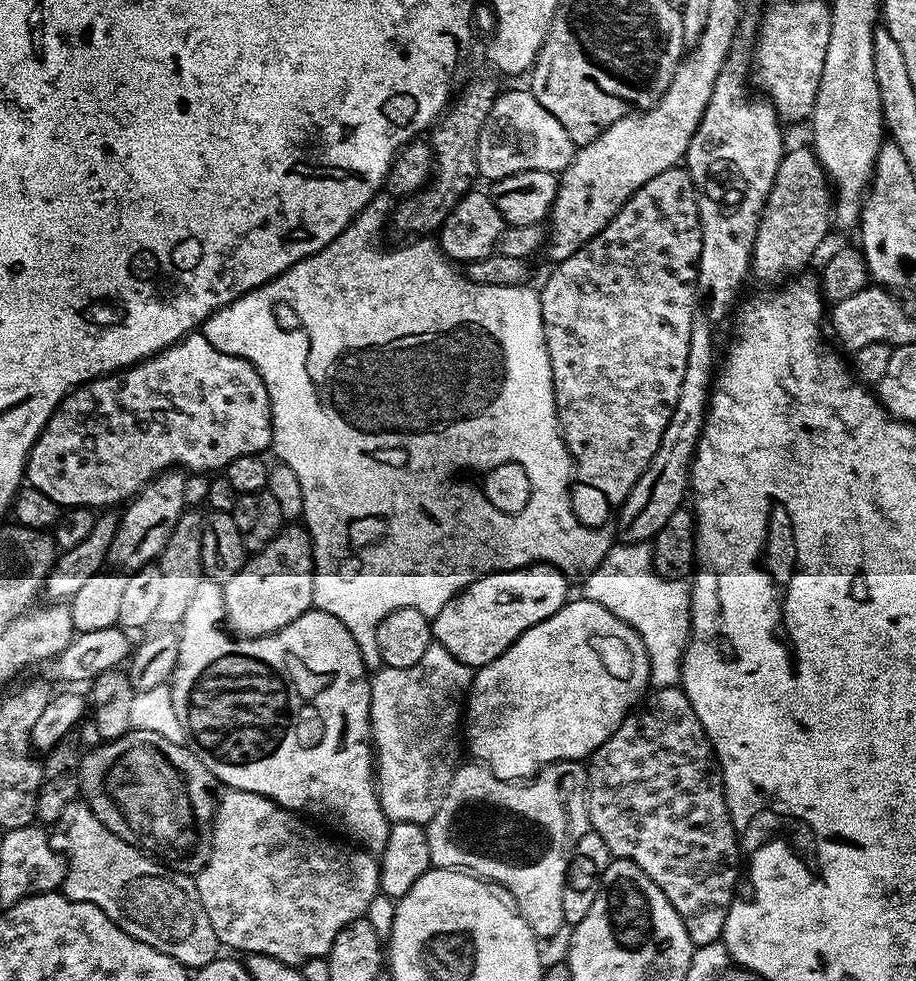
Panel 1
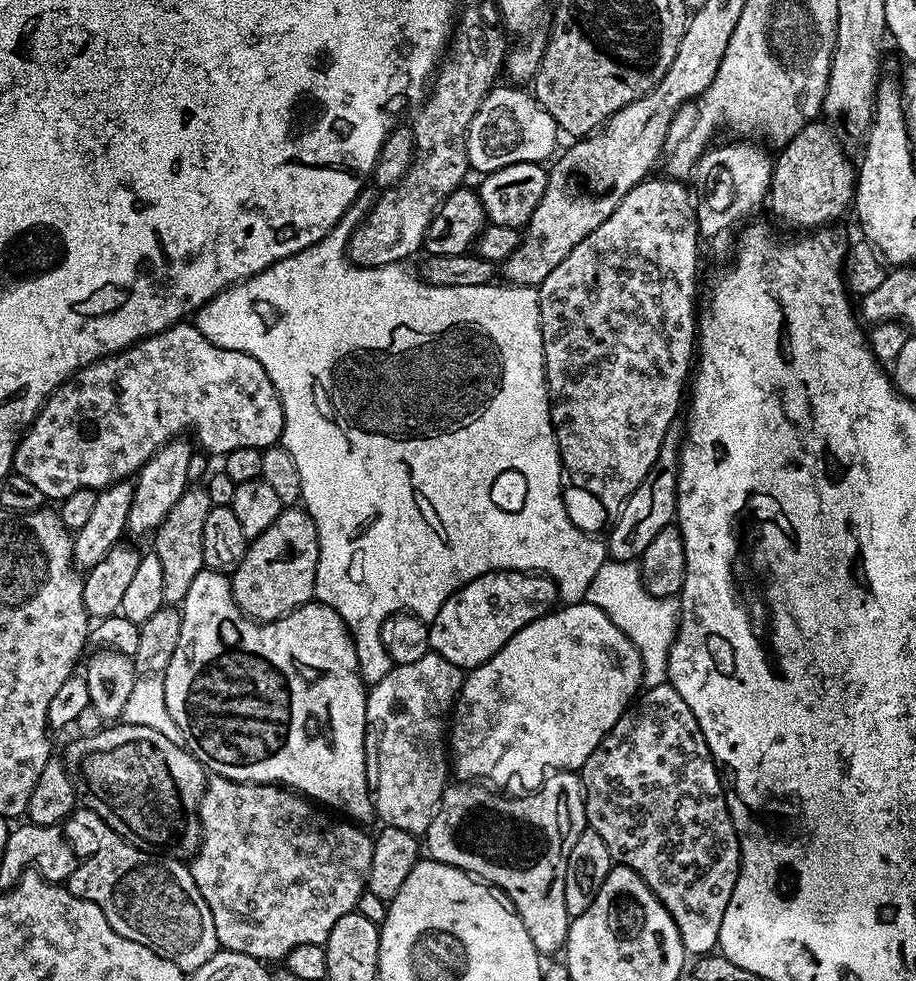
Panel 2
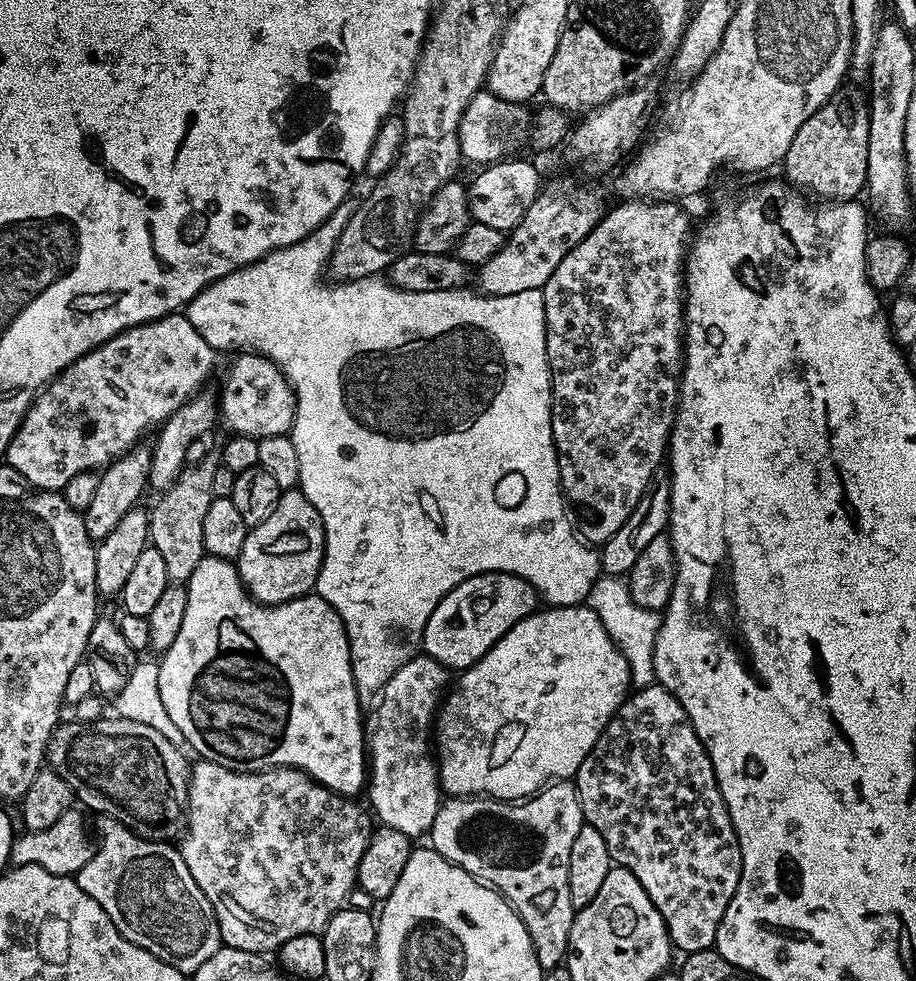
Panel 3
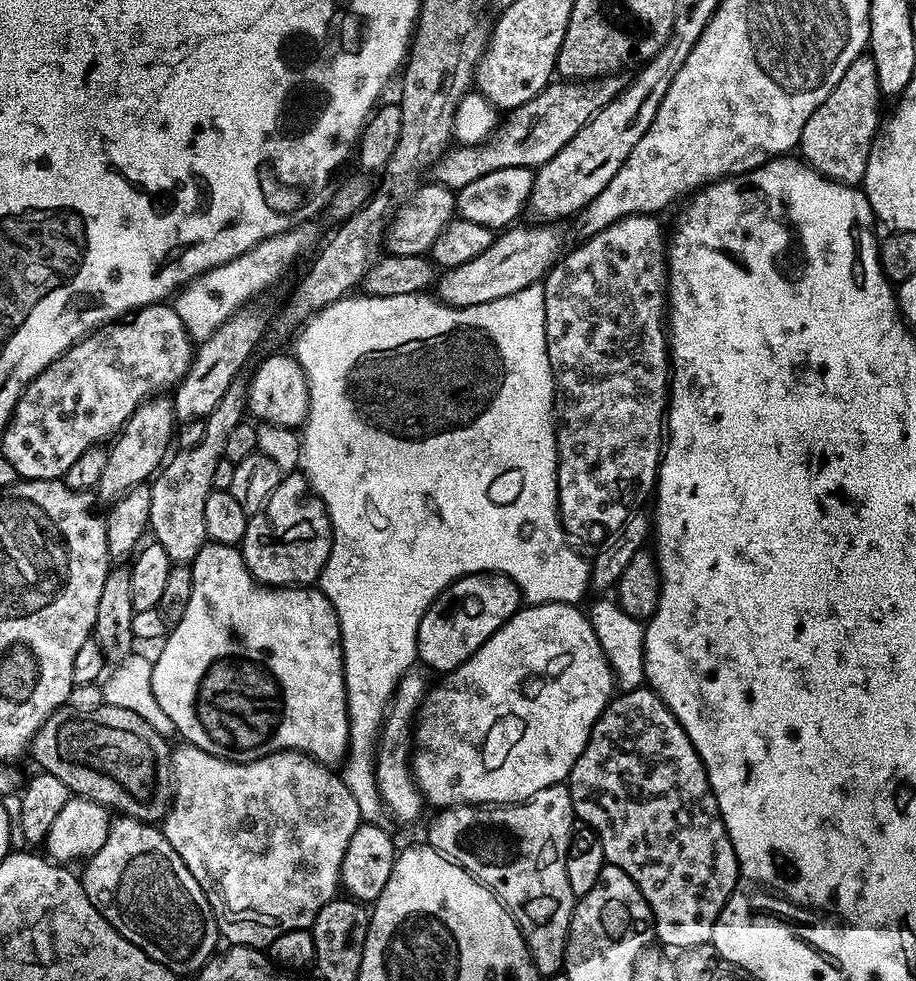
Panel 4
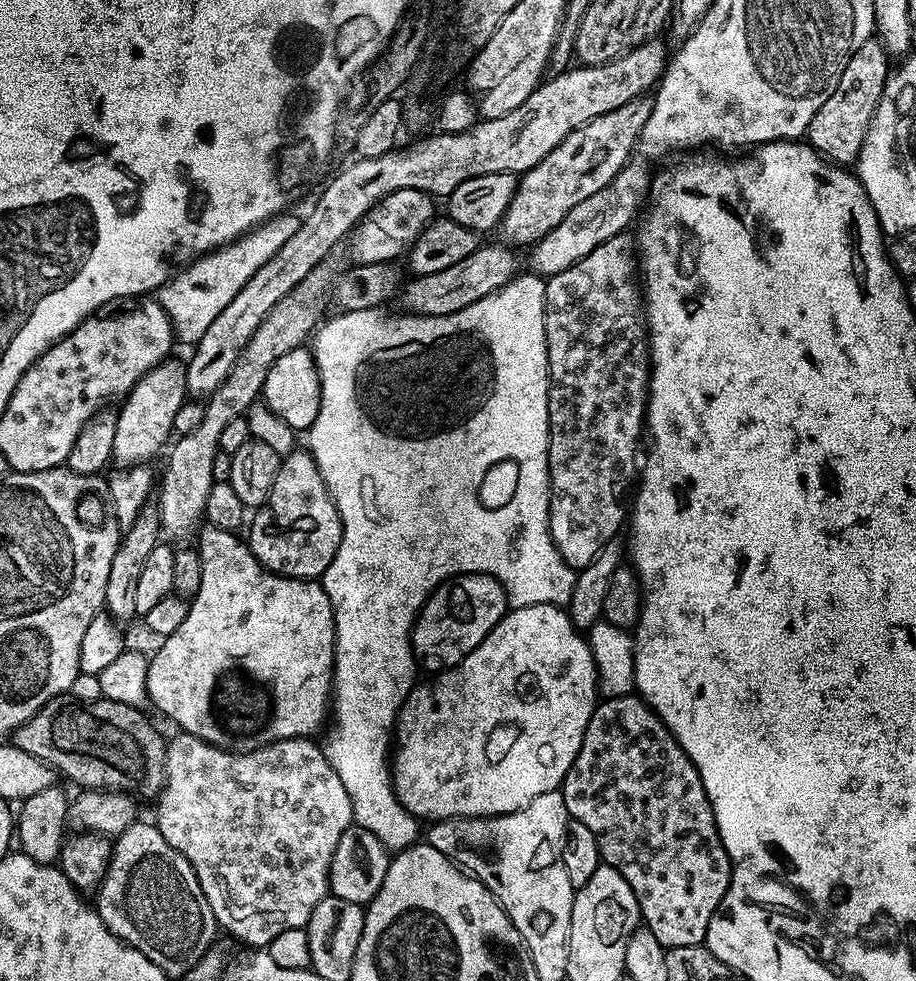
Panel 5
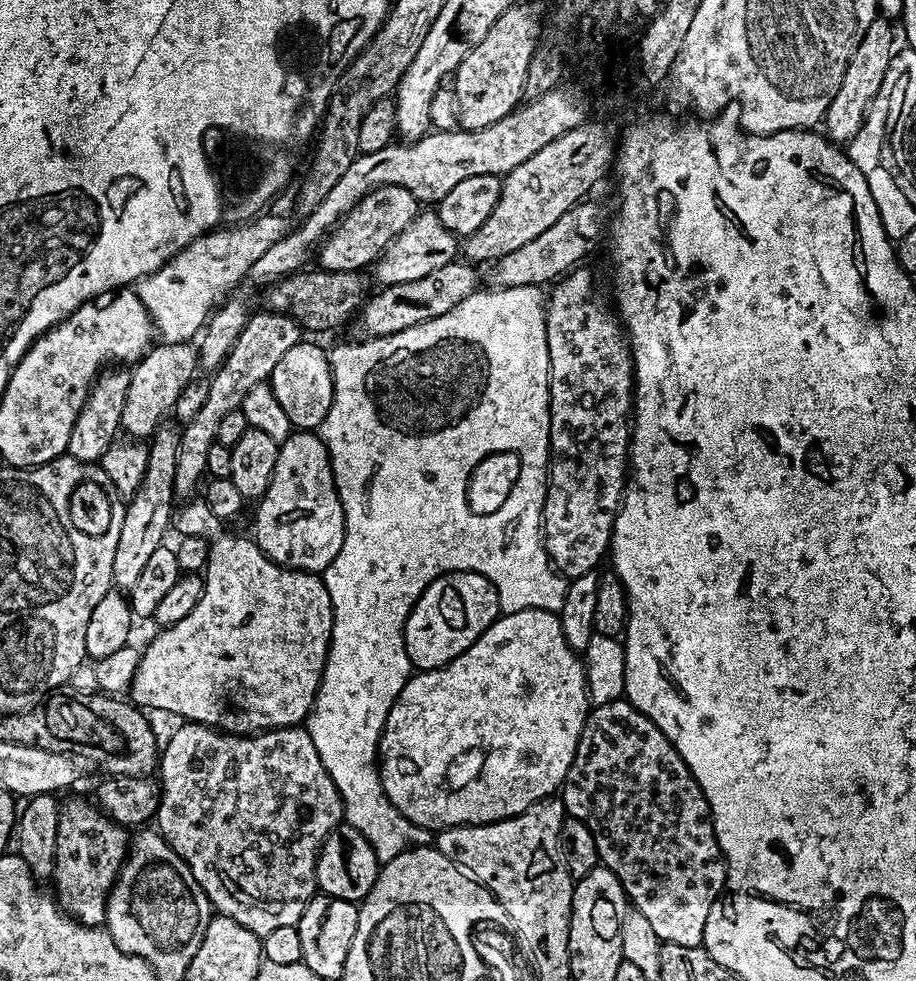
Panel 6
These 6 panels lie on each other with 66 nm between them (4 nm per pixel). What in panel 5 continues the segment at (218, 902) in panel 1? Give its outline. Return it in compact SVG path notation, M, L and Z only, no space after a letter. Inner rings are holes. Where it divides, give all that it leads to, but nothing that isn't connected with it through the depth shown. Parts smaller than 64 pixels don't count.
M189 732L176 734L173 740L166 744L166 774L164 775L164 788L161 790L156 808L154 823L160 829L162 838L190 862L198 882L202 886L202 894L206 894L206 902L210 902L210 910L214 914L217 925L224 928L232 936L237 936L248 946L267 946L272 939L277 938L284 930L295 928L307 929L310 914L314 914L314 906L323 896L329 895L328 871L330 862L334 858L334 850L338 850L338 838L347 828L353 827L352 807L350 794L346 794L346 786L342 786L342 778L334 774L334 766L326 762L324 749L315 739L299 736L289 740L279 740L256 748L252 752L227 752L218 746L208 744L202 738L190 735Z

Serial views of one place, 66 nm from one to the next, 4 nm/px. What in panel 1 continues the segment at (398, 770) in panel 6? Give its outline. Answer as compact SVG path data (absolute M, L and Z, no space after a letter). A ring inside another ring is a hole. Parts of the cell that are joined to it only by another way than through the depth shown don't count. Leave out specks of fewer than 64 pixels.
M583 598L569 599L568 603L563 604L550 618L538 622L538 626L530 626L530 630L521 634L502 655L494 658L494 662L475 669L462 717L462 736L466 741L466 752L472 755L469 757L473 761L486 764L500 780L509 782L527 781L540 769L562 760L583 761L591 757L592 753L598 750L598 746L602 746L602 742L606 742L606 738L610 738L610 734L618 730L628 713L645 699L650 688L649 674L650 658L646 654L646 646L642 646L642 638L629 624L619 620L610 610L598 606L598 602L590 602Z

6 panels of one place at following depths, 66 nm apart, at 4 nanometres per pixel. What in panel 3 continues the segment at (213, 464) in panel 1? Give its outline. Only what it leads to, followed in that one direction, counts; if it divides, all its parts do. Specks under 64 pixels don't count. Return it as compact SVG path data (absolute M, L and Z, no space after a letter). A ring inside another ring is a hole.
M169 314L119 332L92 352L78 357L56 379L48 381L18 426L8 447L6 462L14 466L33 489L60 492L74 474L103 469L137 447L143 432L151 433L169 420L178 406L203 389L200 387L207 382L216 364L216 356L217 349L211 348L202 334L190 326L184 314ZM240 354L237 356L240 357L232 364L232 377L228 380L228 389L224 392L224 401L221 399L218 404L219 411L222 413L222 424L224 420L225 426L229 428L227 431L237 436L263 438L289 435L296 417L296 396L292 392L292 387L288 385L284 372L267 356L259 354Z

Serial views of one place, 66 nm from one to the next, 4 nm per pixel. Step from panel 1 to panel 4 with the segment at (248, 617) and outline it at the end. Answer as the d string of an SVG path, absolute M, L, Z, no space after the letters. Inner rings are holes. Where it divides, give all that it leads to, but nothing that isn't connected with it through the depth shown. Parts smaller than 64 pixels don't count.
M297 470L281 479L261 512L249 515L242 551L250 574L259 584L273 588L312 586L319 581L320 571L326 566L331 545L332 523L324 503L308 487L303 471Z

